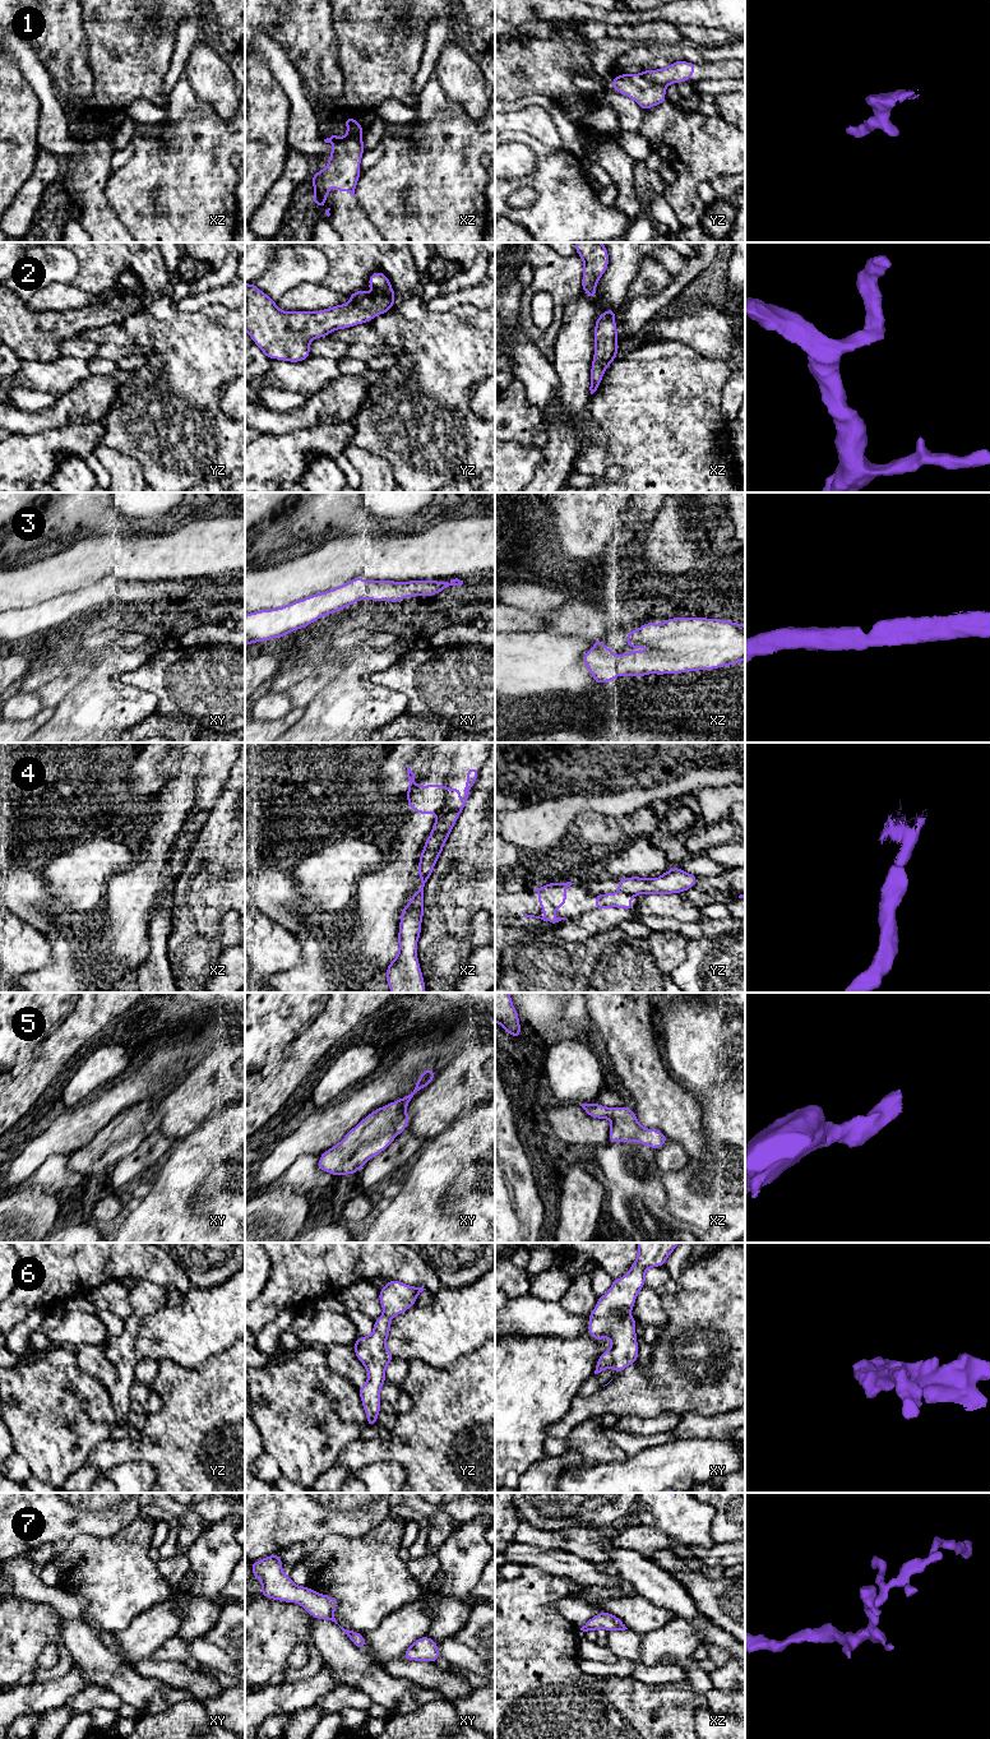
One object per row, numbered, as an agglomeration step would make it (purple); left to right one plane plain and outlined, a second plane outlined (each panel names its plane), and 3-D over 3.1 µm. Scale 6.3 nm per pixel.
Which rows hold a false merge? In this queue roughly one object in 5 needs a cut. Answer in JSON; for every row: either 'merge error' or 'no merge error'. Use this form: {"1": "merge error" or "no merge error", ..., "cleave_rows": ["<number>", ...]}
{"1": "no merge error", "2": "no merge error", "3": "no merge error", "4": "merge error", "5": "no merge error", "6": "no merge error", "7": "no merge error", "cleave_rows": ["4"]}

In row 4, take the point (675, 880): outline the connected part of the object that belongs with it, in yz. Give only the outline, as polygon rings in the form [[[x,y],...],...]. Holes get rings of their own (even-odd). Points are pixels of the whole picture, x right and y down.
[[[679,866],[671,868],[669,871],[654,878],[620,878],[617,887],[620,893],[628,893],[633,896],[639,894],[672,894],[681,893],[693,888],[698,877],[683,871]]]

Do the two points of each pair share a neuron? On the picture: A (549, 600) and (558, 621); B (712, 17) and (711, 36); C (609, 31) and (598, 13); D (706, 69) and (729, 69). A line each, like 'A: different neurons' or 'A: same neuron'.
A: different neurons
B: different neurons
C: different neurons
D: same neuron

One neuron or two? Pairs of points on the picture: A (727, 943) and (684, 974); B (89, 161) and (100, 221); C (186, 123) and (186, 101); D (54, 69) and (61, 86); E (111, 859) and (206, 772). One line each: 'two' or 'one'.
A: one
B: one
C: two
D: one
E: two

